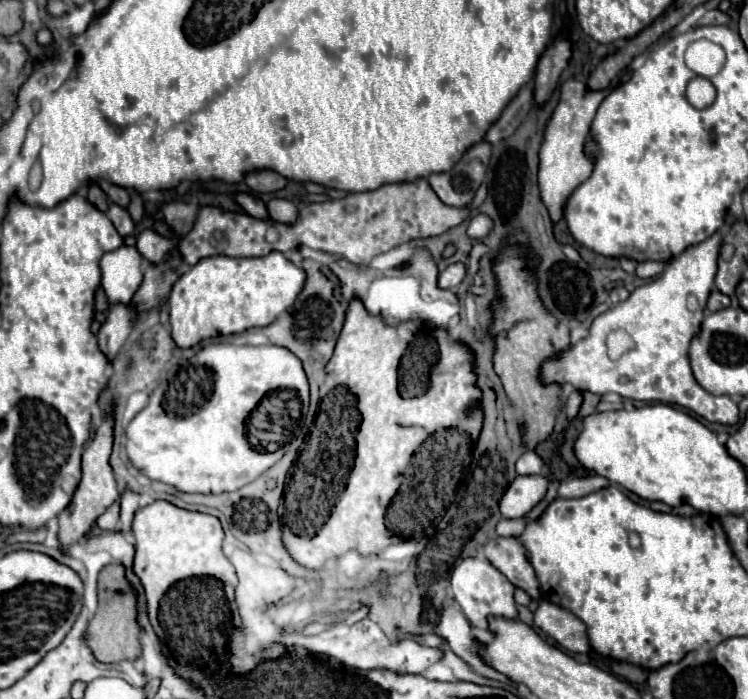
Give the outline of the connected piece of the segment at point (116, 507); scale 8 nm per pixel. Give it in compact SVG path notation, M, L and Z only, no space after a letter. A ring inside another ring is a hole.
M114 502L114 504L96 520L96 526L102 528L102 530L114 532L114 530L118 530L118 522L120 522L120 502Z

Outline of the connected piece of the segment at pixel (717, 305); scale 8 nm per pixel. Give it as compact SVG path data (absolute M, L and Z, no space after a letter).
M712 290L710 300L708 300L708 310L718 312L718 310L724 310L724 308L730 308L730 298L726 294L720 294L718 290Z

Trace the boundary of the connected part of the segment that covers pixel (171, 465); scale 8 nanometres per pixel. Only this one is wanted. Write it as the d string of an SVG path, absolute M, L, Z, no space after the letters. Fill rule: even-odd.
M210 344L204 346L196 356L170 368L150 394L148 406L140 410L126 428L126 456L130 464L150 480L158 480L174 486L178 492L198 492L198 494L222 494L238 490L248 482L256 480L262 472L274 466L284 450L276 452L254 452L244 434L244 420L258 406L258 402L272 390L296 390L302 401L302 416L310 403L309 383L302 370L300 360L282 346L234 346L234 344ZM210 382L210 396L200 406L200 386Z

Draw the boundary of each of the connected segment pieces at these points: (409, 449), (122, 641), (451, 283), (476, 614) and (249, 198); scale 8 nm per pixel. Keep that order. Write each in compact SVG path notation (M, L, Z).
M360 300L350 302L348 306L346 322L336 342L334 356L326 366L324 390L346 386L358 402L360 426L356 432L354 466L344 494L314 538L296 538L296 542L292 542L292 538L284 538L282 529L282 541L288 554L308 570L320 570L328 558L338 558L348 550L356 550L364 558L382 554L398 540L388 534L384 526L384 512L390 500L396 496L396 490L400 488L400 476L418 446L430 434L442 428L462 430L474 440L476 434L480 434L480 390L476 390L476 376L472 374L472 354L462 344L450 342L448 347L441 341L449 340L446 330L434 335L439 348L439 361L431 368L428 390L414 398L402 398L398 394L398 364L402 352L406 352L416 332L418 322L390 328L384 326L380 318L370 316Z
M106 566L98 576L98 612L88 624L86 642L98 662L112 664L122 660L134 660L140 652L138 644L140 626L136 624L136 594L130 588L122 566Z
M450 264L446 270L440 272L438 286L442 290L452 290L462 282L462 278L464 278L464 264Z
M476 556L458 558L458 562L450 570L450 588L454 594L454 600L460 604L462 612L470 622L480 626L482 630L488 630L486 616L504 616L504 618L516 618L516 602L514 602L514 584L496 570L486 558L480 560Z
M238 194L236 200L246 210L246 214L250 214L250 216L254 216L258 220L270 220L270 214L266 210L266 204L260 198L256 198L252 194Z

